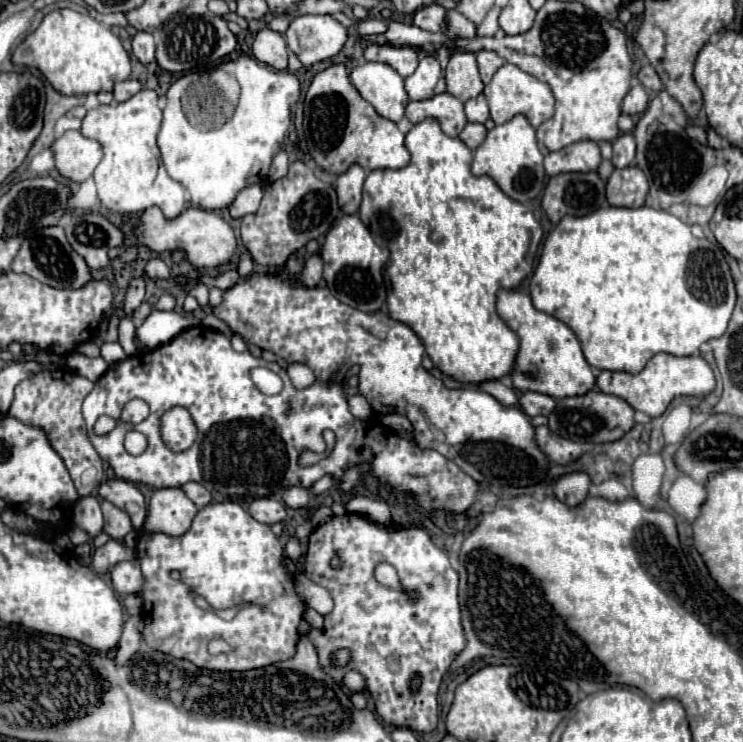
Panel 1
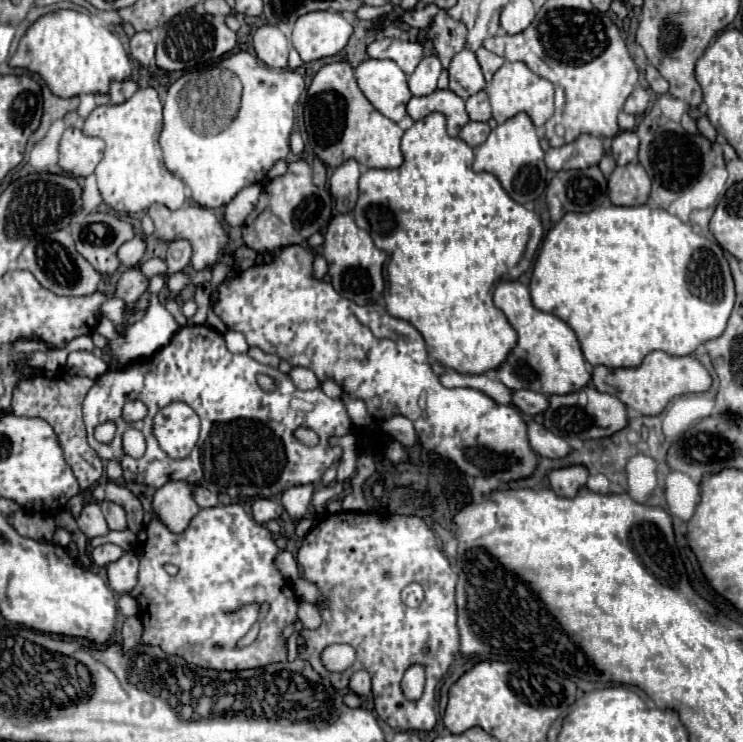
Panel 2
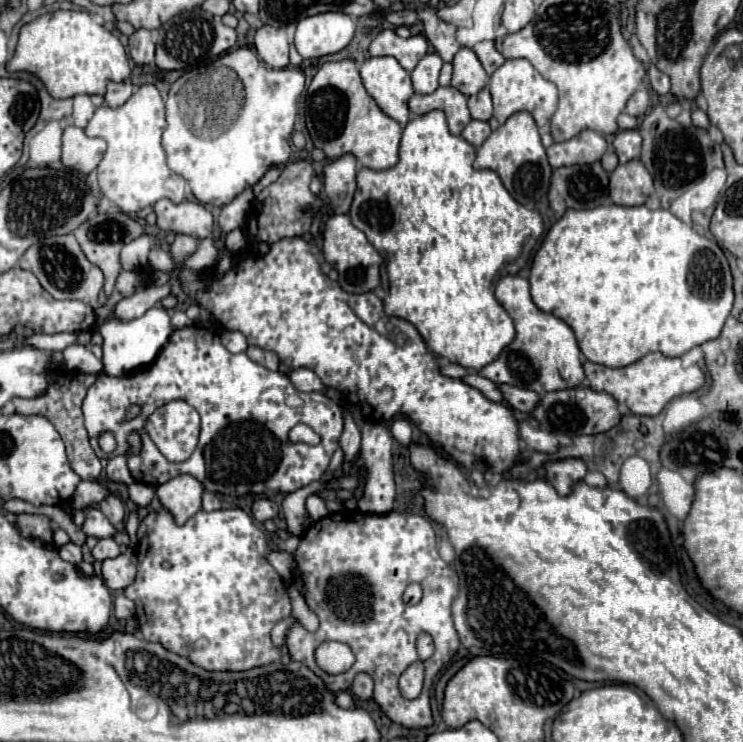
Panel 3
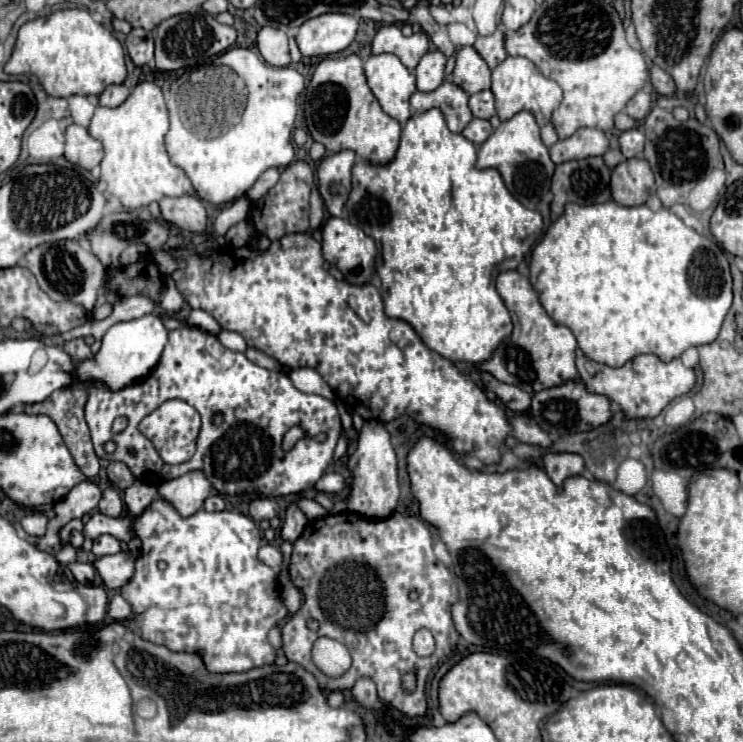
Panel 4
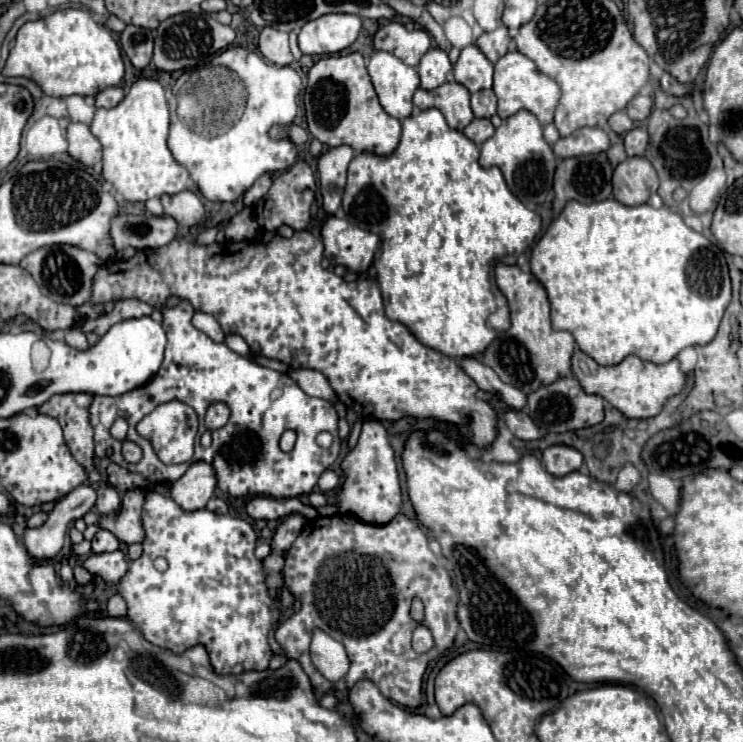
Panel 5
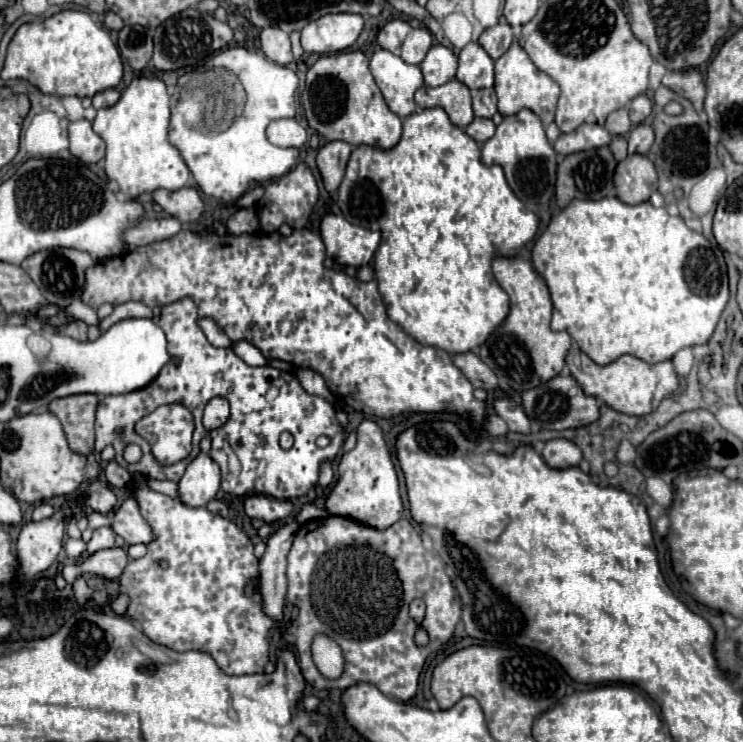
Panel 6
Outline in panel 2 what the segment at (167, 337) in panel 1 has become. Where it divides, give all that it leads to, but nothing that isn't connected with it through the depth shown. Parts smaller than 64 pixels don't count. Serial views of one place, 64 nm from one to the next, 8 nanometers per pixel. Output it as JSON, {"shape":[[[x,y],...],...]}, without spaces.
{"shape":[[[152,290],[152,294],[154,294],[154,296],[150,296],[150,306],[148,306],[146,316],[144,316],[142,320],[130,324],[124,336],[120,336],[120,334],[116,332],[116,326],[114,326],[106,316],[100,318],[100,324],[98,324],[96,332],[102,332],[102,336],[108,338],[108,344],[110,344],[112,356],[114,356],[112,368],[130,364],[130,362],[134,362],[134,360],[138,360],[138,358],[148,358],[148,356],[152,356],[156,350],[160,350],[162,346],[166,346],[166,344],[170,342],[170,338],[180,330],[180,324],[176,322],[176,318],[160,304],[158,294],[156,294],[154,290]]]}

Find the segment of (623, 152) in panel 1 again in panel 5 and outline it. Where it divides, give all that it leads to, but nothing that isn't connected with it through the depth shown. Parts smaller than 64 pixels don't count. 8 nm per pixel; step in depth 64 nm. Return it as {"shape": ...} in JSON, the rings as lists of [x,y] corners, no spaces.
{"shape":[[[632,128],[624,136],[624,148],[628,156],[642,156],[648,146],[648,132],[646,128]]]}

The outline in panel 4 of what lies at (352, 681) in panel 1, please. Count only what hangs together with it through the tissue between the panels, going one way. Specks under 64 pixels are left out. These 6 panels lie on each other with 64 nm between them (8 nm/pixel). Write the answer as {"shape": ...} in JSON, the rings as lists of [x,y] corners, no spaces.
{"shape":[[[358,678],[356,684],[354,684],[354,688],[352,688],[352,696],[362,706],[382,708],[382,702],[376,696],[376,684],[370,678]]]}

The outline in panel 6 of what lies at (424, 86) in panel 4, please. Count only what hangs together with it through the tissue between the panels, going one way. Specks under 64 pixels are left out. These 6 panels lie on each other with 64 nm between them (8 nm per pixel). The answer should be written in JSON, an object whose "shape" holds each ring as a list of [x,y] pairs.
{"shape":[[[434,44],[428,50],[424,62],[420,64],[424,84],[426,86],[442,86],[442,84],[450,82],[456,74],[456,66],[458,66],[458,60],[452,54],[452,50],[442,44]]]}

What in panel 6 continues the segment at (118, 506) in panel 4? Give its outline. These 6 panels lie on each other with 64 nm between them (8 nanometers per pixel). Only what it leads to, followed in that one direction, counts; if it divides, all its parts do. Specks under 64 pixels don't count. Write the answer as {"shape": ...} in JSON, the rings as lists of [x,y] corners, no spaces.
{"shape":[[[100,480],[92,482],[92,484],[86,488],[86,492],[90,494],[90,498],[88,498],[86,504],[88,504],[92,510],[100,512],[100,514],[110,514],[110,512],[116,508],[116,504],[118,504],[116,494],[108,488],[108,484],[104,484],[104,482],[100,482]]]}

